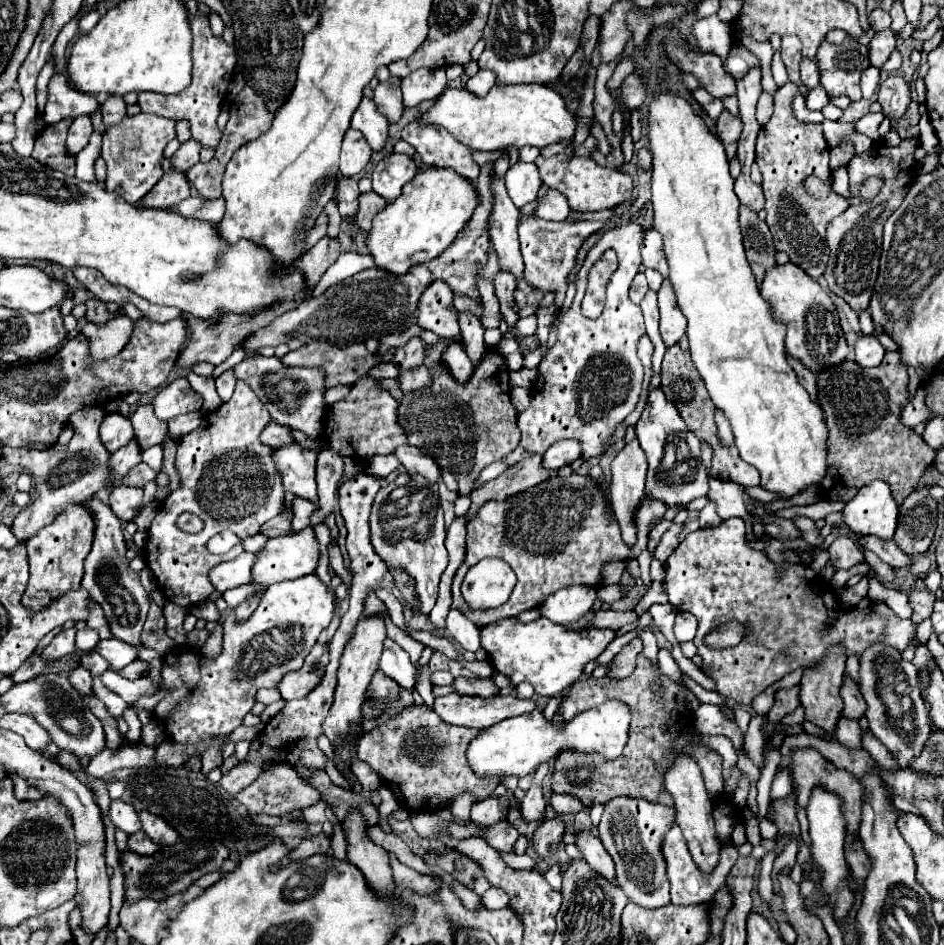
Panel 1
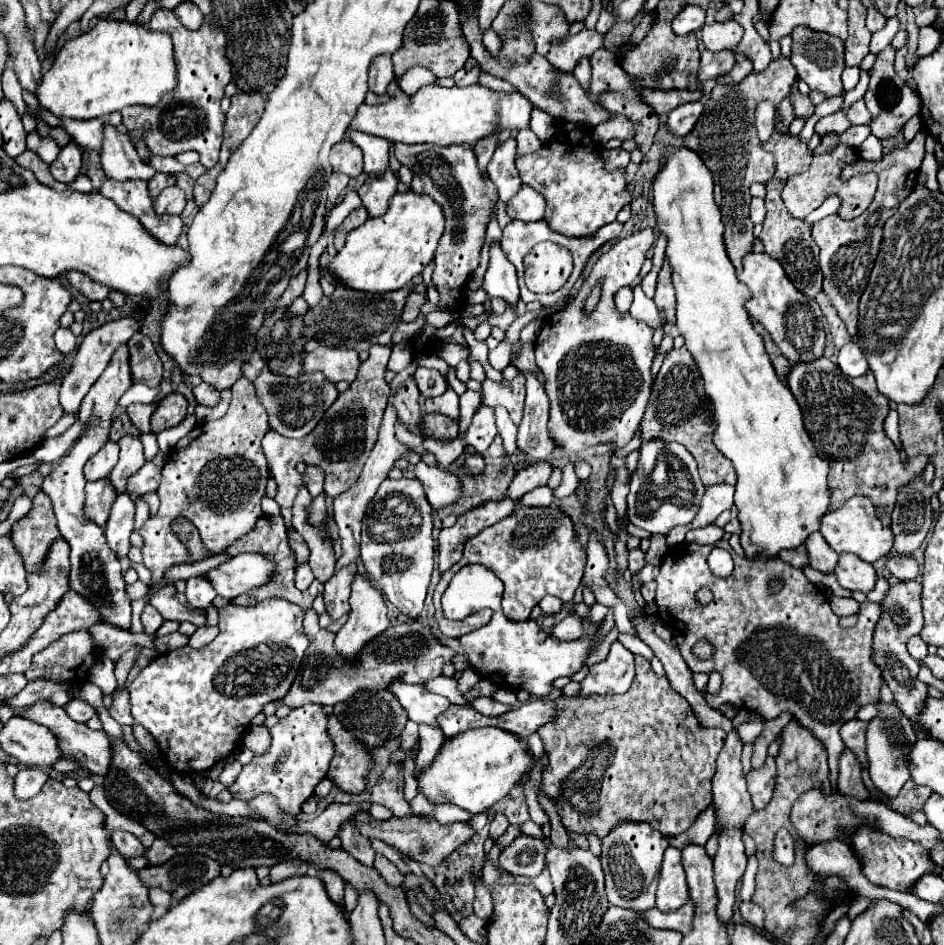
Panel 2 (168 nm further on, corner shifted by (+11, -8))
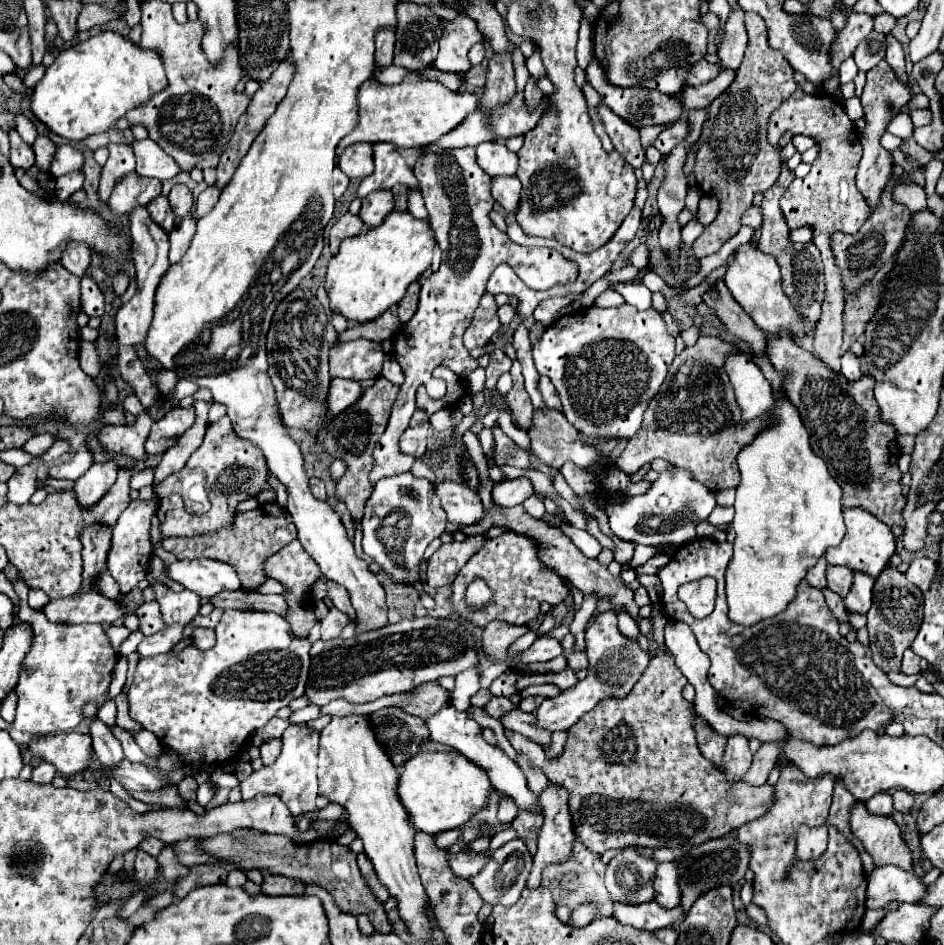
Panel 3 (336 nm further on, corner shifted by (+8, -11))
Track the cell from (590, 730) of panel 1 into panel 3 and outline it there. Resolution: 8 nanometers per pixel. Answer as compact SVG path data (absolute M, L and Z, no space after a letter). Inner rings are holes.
M460 751L450 753L418 753L408 763L398 781L398 795L416 829L438 835L462 827L482 809L486 809L494 785L480 765L464 757Z

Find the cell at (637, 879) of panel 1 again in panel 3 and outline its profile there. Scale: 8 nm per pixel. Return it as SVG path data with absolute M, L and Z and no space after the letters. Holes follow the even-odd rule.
M626 847L606 867L606 889L618 903L654 901L654 877L658 863L638 853L638 847Z

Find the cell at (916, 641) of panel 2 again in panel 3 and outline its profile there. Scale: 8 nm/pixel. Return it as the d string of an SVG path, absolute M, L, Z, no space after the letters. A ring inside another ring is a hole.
M906 649L904 651L904 661L902 661L902 673L906 673L906 675L918 673L920 671L920 661L922 659L912 649Z

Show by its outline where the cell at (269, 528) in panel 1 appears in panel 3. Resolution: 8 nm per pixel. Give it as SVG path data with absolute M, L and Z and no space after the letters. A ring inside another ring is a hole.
M278 503L260 505L256 511L238 513L234 519L234 525L222 533L224 535L220 535L220 539L216 539L216 537L162 539L161 546L166 551L174 553L178 559L208 557L208 559L226 561L238 571L238 575L242 579L242 587L254 591L256 587L260 587L266 581L266 571L264 571L266 559L270 555L274 555L276 551L280 551L286 543L296 539L296 531L294 531L294 523L290 519L290 513L284 507L280 507Z

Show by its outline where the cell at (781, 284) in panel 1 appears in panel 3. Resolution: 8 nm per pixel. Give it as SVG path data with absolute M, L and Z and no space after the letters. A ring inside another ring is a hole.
M740 245L736 249L736 261L728 267L724 277L726 287L730 289L732 297L742 305L742 309L754 319L754 323L772 335L778 335L780 331L788 331L792 339L804 339L806 337L806 321L798 315L786 293L782 291L782 277L780 267L774 259L774 255L762 253L756 247Z

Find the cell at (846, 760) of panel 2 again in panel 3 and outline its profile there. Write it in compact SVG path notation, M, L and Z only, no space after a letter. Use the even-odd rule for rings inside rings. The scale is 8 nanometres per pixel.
M856 801L850 809L850 829L862 841L864 849L872 855L876 867L896 865L912 871L912 851L900 837L900 829L890 817L872 815L864 801Z

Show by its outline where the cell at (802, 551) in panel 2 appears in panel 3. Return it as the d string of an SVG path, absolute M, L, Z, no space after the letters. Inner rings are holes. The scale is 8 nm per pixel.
M820 557L818 563L808 569L806 581L808 581L812 587L818 587L818 589L824 589L824 587L826 587L826 565L828 565L826 559Z

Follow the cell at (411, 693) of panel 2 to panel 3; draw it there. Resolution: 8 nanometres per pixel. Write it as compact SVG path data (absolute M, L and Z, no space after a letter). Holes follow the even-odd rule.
M446 703L438 713L430 715L430 717L426 719L426 727L428 727L428 731L430 731L430 739L434 739L434 741L438 741L438 743L444 743L444 745L450 745L450 747L454 747L456 751L462 751L462 755L466 755L468 759L474 759L474 763L478 763L480 767L484 767L484 769L488 771L494 787L496 787L498 791L510 795L510 797L516 801L518 809L528 811L530 807L538 805L538 799L536 799L536 797L532 795L532 791L528 789L528 783L526 783L526 777L522 775L522 769L520 769L514 761L510 761L510 759L504 755L502 749L488 745L488 743L482 739L482 735L480 735L482 727L480 727L474 719L470 719L466 713L456 711L452 703Z

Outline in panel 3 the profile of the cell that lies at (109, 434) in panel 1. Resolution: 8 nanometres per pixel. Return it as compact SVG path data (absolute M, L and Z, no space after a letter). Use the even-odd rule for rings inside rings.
M114 461L94 463L82 479L76 481L76 497L82 507L92 507L116 481L118 465Z

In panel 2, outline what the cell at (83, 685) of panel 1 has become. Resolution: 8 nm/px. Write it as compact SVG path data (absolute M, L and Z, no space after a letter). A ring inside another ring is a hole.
M73 698L71 702L67 702L65 710L67 710L69 718L71 718L71 720L75 720L75 722L87 722L89 718L93 718L93 716L95 716L95 710L93 710L87 702L77 700L77 698Z

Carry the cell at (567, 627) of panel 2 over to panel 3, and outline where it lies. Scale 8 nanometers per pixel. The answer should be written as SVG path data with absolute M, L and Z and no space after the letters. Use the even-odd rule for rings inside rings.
M542 635L538 637L530 649L524 651L522 655L522 663L534 663L534 661L548 661L548 659L554 659L558 655L562 655L564 649L562 649L562 643L554 637L548 637L548 635Z

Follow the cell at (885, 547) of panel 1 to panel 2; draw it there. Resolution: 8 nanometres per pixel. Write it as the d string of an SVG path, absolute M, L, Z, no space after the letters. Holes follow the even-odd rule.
M893 556L889 558L887 568L899 580L915 580L919 574L919 564L913 556Z

